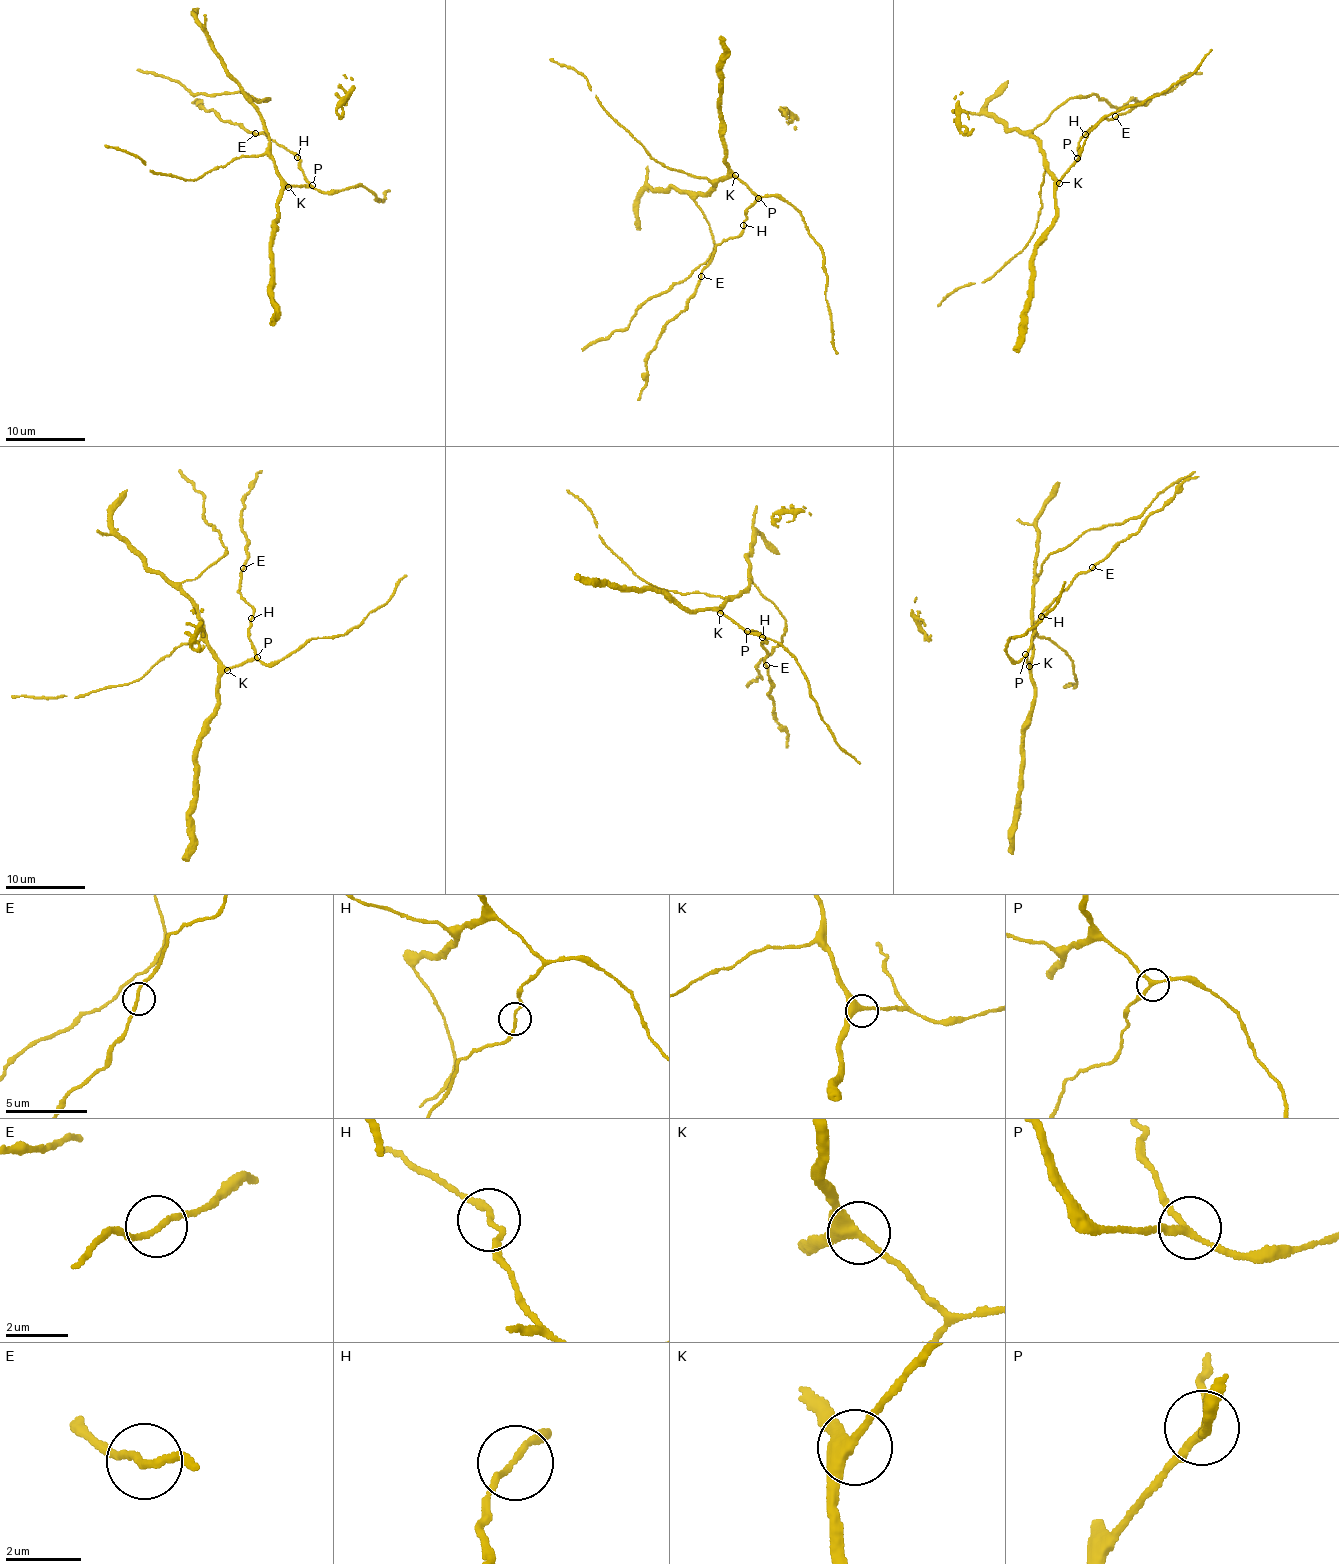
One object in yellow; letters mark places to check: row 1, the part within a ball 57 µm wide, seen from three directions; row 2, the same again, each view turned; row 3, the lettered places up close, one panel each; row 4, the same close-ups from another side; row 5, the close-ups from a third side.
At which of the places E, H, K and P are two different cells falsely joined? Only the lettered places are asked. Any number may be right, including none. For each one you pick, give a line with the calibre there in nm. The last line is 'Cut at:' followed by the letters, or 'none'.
Cut at: none

